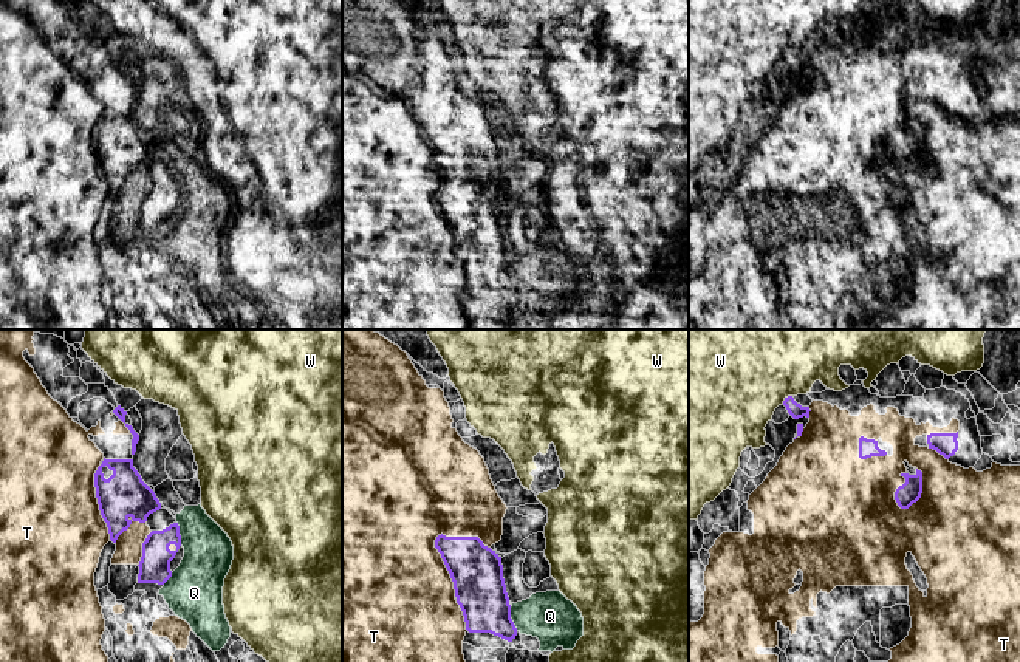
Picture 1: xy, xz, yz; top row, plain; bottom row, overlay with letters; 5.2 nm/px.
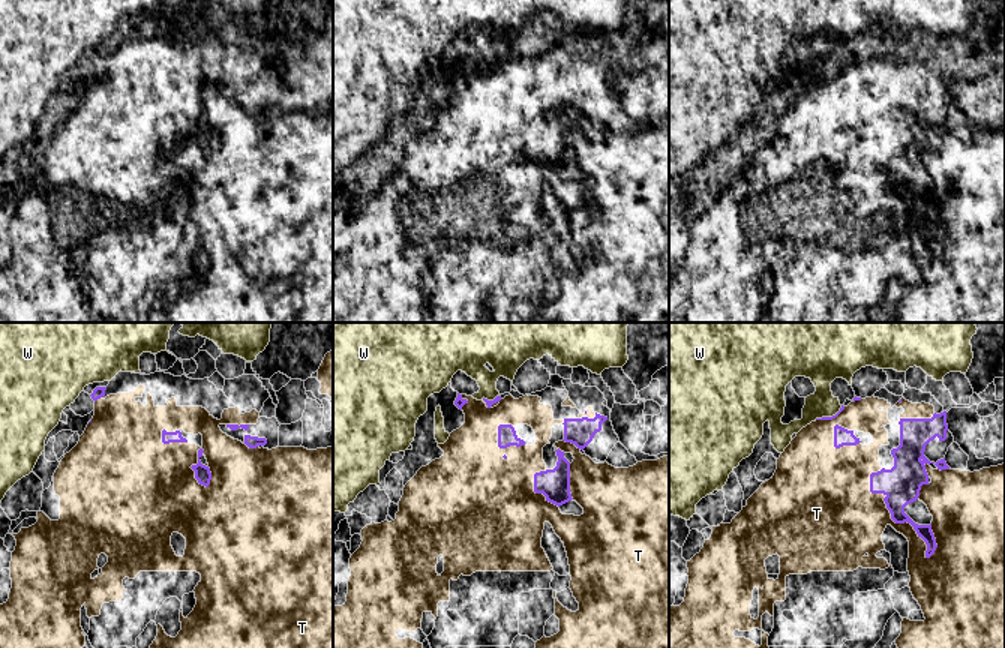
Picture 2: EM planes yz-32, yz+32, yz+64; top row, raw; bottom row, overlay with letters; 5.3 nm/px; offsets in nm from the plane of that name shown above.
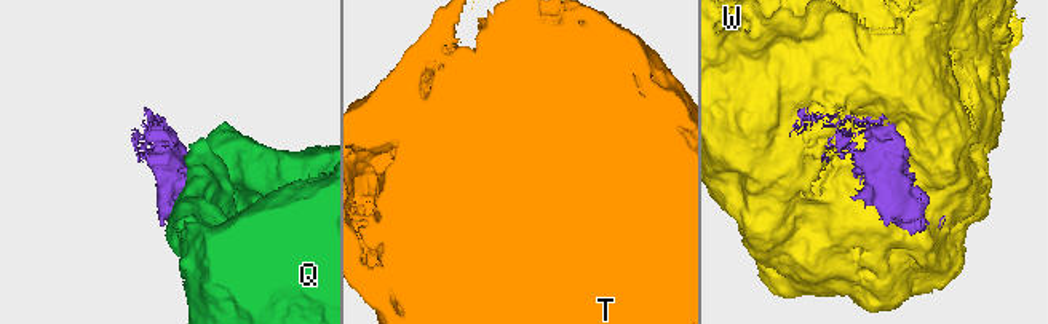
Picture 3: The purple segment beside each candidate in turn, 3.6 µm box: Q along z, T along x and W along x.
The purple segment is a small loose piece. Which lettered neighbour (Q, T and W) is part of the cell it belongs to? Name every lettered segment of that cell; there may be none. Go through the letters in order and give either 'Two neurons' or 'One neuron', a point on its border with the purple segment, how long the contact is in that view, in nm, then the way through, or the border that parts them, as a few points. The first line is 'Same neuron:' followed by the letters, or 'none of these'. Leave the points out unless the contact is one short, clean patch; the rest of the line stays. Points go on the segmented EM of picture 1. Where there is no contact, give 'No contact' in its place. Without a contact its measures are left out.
Same neuron: T
Q: Two neurons. Touches purple at xz (511, 619). Shared border 130 nm
T: One neuron. Touches purple at xz (444, 563). Shared border 340 nm
W: Two neurons. Touches purple at yz (787, 398). Shared border 70 nm. Boundary: yz (791, 395), (782, 402)

